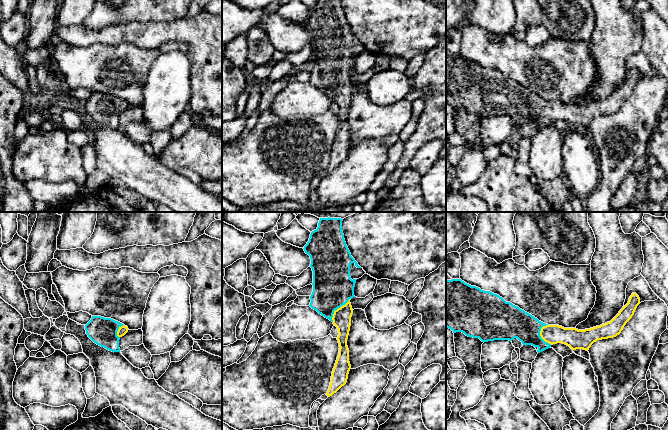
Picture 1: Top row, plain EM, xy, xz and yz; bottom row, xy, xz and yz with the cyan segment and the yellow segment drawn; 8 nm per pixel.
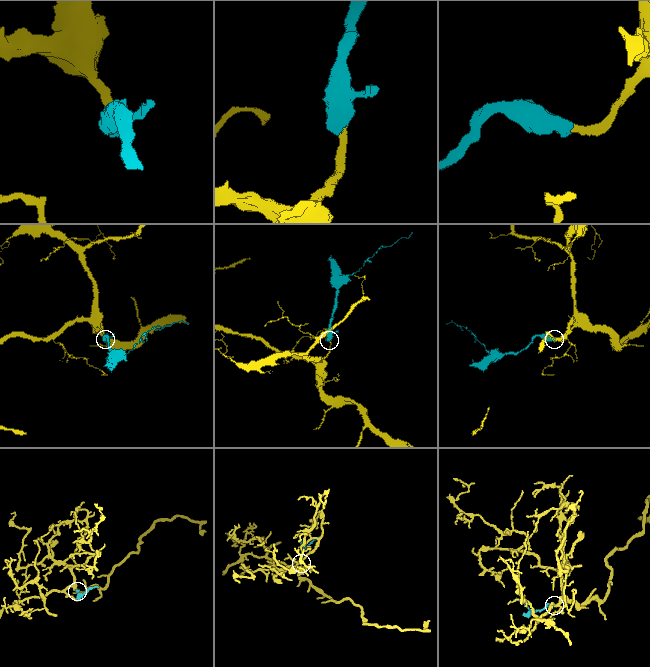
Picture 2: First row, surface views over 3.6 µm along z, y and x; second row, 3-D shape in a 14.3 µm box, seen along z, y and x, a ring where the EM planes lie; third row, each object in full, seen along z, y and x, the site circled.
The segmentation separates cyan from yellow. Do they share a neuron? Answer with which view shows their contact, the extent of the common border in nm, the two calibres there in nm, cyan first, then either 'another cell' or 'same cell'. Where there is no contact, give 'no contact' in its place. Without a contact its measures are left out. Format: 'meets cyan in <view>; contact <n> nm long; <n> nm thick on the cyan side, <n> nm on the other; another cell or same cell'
meets cyan in xz; contact 240 nm long; 320 nm thick on the cyan side, 150 nm on the other; same cell

